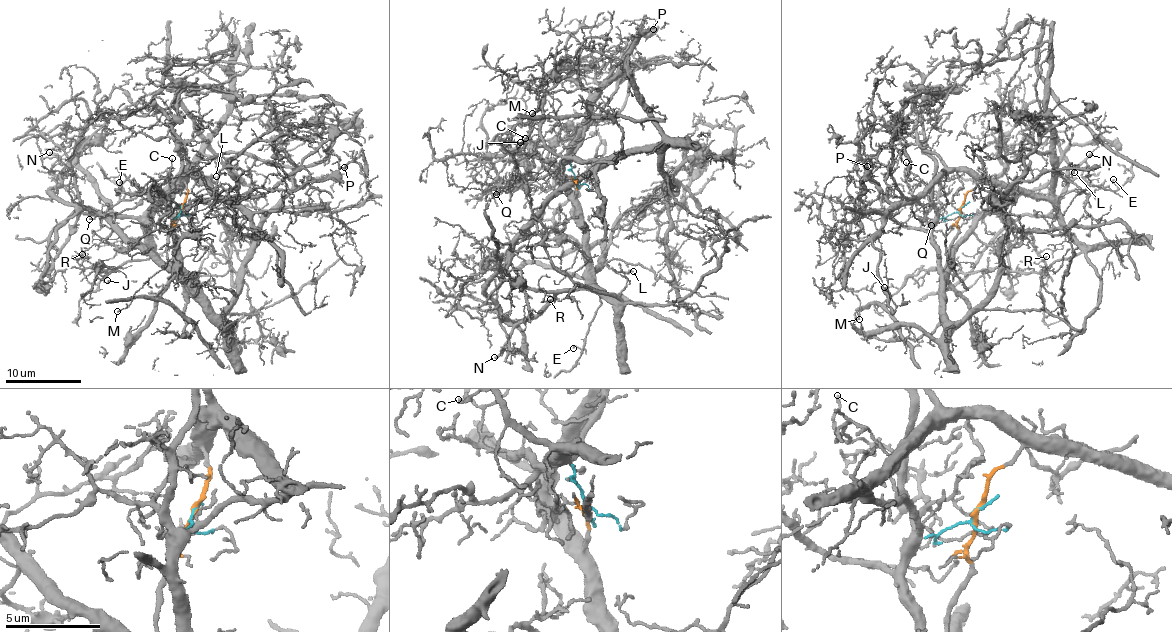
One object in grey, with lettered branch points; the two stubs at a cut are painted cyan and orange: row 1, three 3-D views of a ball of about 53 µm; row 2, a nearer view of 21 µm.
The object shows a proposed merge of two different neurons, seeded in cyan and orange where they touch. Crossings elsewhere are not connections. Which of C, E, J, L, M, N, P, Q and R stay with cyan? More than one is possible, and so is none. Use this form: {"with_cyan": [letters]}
{"with_cyan": ["C", "M", "P", "Q"]}

